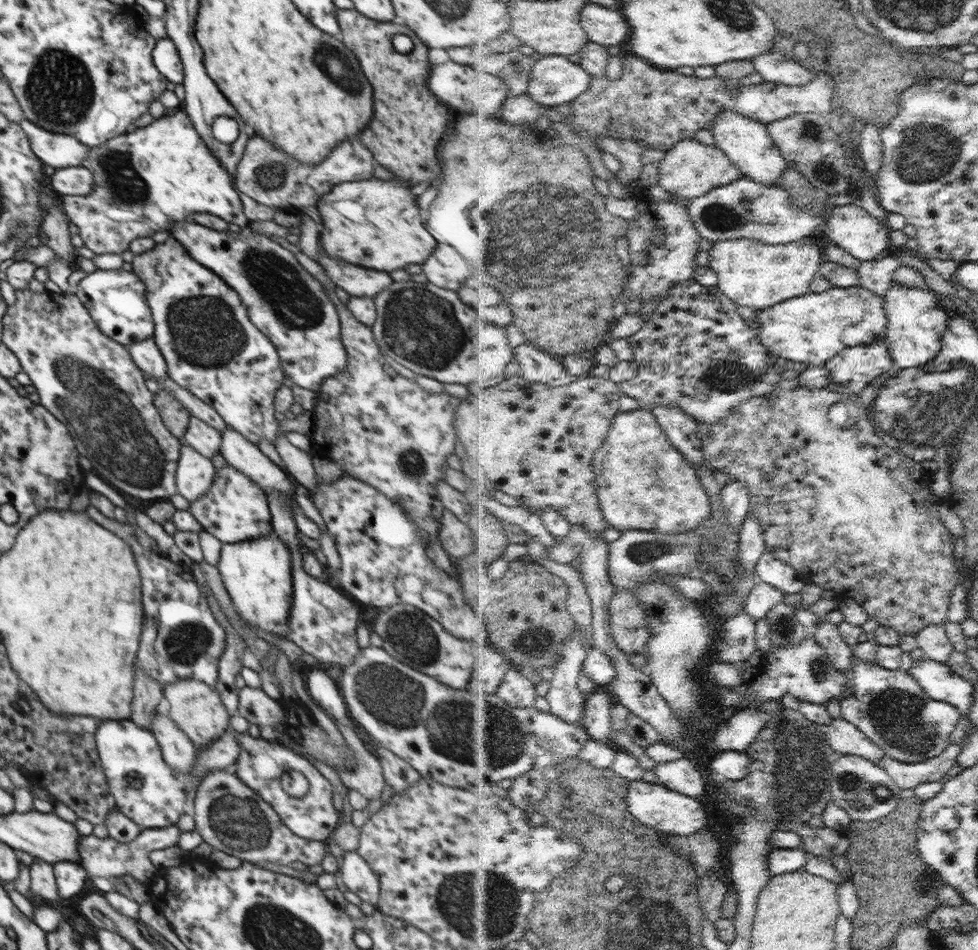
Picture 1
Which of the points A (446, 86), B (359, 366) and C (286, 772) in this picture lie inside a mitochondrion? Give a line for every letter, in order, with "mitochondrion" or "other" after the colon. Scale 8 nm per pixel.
A: other
B: other
C: other

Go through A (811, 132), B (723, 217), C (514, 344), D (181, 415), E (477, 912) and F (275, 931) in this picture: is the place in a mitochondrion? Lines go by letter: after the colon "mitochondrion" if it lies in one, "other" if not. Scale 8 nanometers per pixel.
A: mitochondrion
B: mitochondrion
C: other
D: other
E: mitochondrion
F: mitochondrion

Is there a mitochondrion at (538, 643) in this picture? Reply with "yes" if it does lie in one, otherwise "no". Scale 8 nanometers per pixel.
yes

